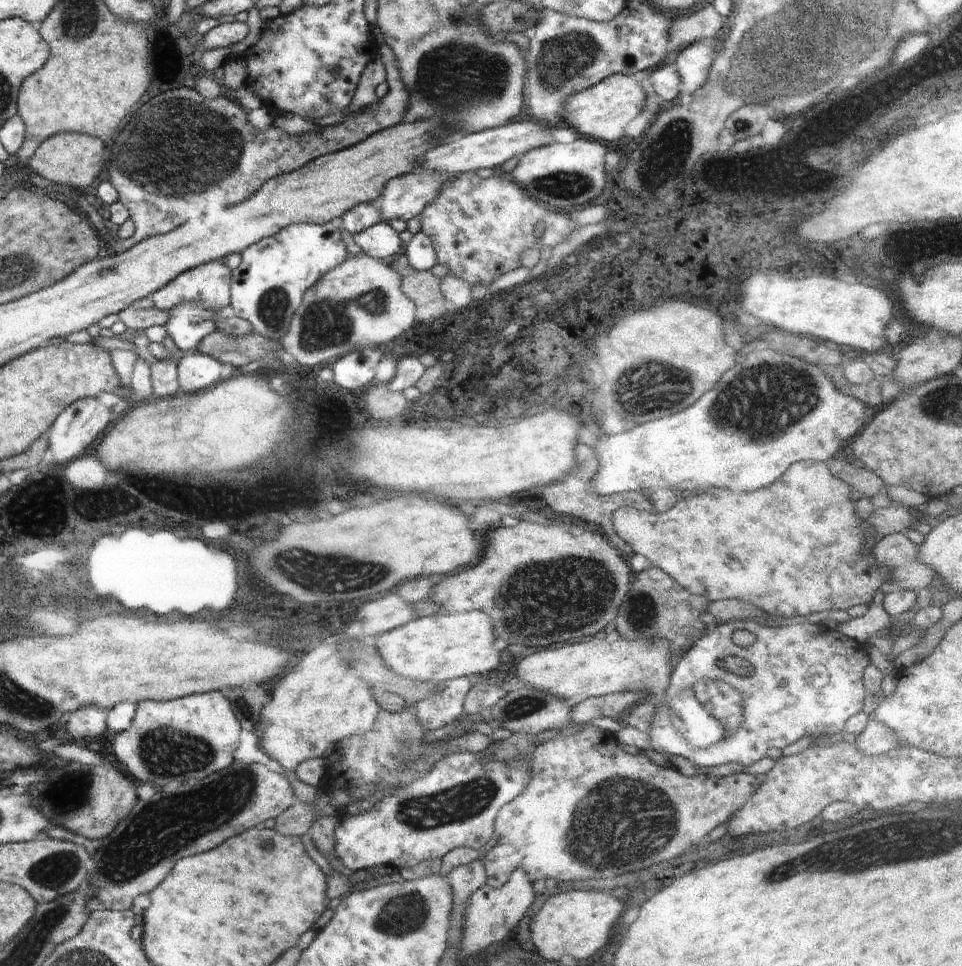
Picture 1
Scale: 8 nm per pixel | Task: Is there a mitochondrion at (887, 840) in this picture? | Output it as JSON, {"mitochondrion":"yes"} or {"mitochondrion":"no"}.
{"mitochondrion":"yes"}

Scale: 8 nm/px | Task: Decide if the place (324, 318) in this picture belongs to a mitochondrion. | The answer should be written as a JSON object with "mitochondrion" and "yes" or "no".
{"mitochondrion":"yes"}

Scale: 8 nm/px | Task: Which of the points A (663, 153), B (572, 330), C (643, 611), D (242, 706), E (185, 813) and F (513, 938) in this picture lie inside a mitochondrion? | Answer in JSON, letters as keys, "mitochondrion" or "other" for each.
{"A":"mitochondrion","B":"other","C":"mitochondrion","D":"mitochondrion","E":"mitochondrion","F":"other"}

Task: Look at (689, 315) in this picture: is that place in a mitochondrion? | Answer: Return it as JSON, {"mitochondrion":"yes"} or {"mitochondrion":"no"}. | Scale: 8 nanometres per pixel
{"mitochondrion":"no"}

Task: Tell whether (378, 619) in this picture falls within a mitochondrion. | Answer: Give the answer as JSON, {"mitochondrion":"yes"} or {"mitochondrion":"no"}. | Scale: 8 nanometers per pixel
{"mitochondrion":"no"}

